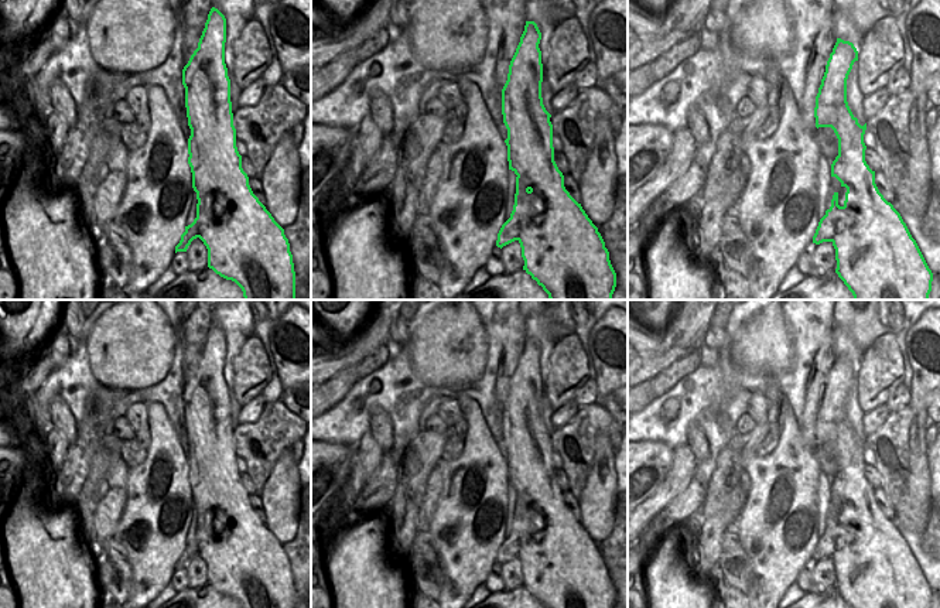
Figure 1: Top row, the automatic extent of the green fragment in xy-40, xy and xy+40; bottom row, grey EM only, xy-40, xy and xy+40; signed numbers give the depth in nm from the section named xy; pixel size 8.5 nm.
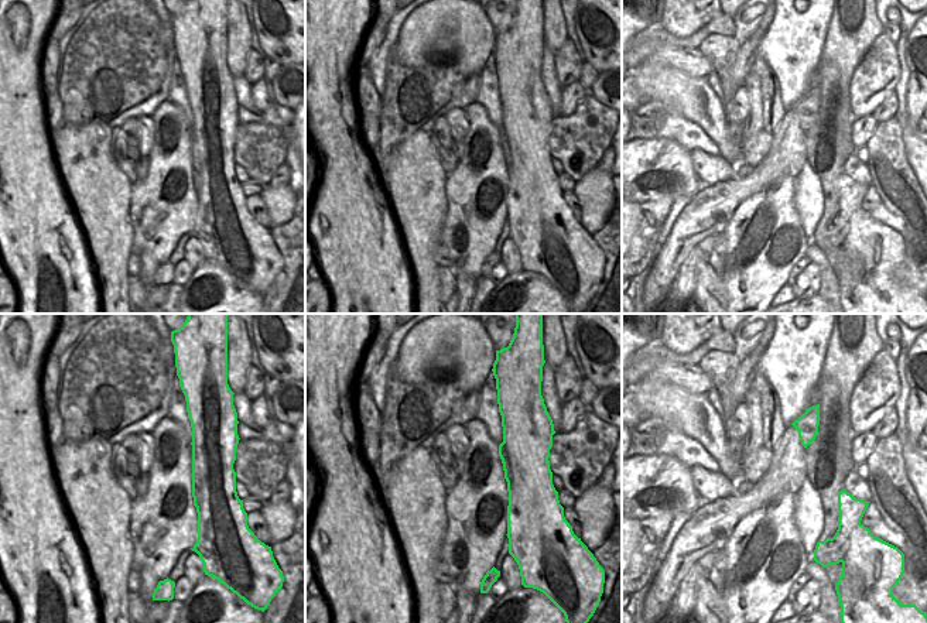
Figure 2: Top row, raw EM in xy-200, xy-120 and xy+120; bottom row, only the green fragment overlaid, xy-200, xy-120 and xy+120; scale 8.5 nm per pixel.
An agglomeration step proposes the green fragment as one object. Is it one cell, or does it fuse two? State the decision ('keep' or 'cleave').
cleave

